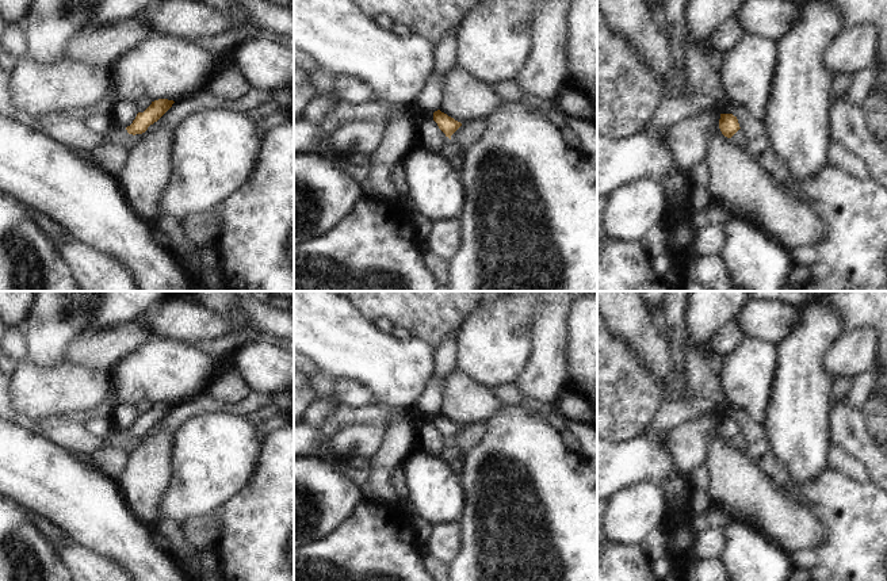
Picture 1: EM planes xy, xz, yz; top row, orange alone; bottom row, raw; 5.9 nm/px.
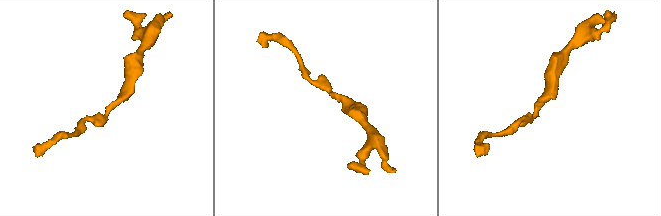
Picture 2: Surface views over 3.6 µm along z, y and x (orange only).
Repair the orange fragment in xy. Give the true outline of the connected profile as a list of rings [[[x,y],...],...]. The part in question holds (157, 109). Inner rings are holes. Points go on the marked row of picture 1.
[[[168,99],[152,102],[152,104],[144,112],[138,112],[133,123],[126,127],[127,133],[133,135],[145,133],[150,125],[157,122],[172,107],[173,103],[173,100]]]

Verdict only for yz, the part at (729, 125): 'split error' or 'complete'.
complete

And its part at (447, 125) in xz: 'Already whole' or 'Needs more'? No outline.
Already whole

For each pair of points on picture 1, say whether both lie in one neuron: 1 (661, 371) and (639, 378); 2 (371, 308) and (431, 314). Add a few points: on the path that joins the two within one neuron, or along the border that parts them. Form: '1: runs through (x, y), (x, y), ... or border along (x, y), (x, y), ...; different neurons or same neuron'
1: border along (631, 350), (665, 390); different neurons
2: runs through (386, 308), (416, 308); same neuron

